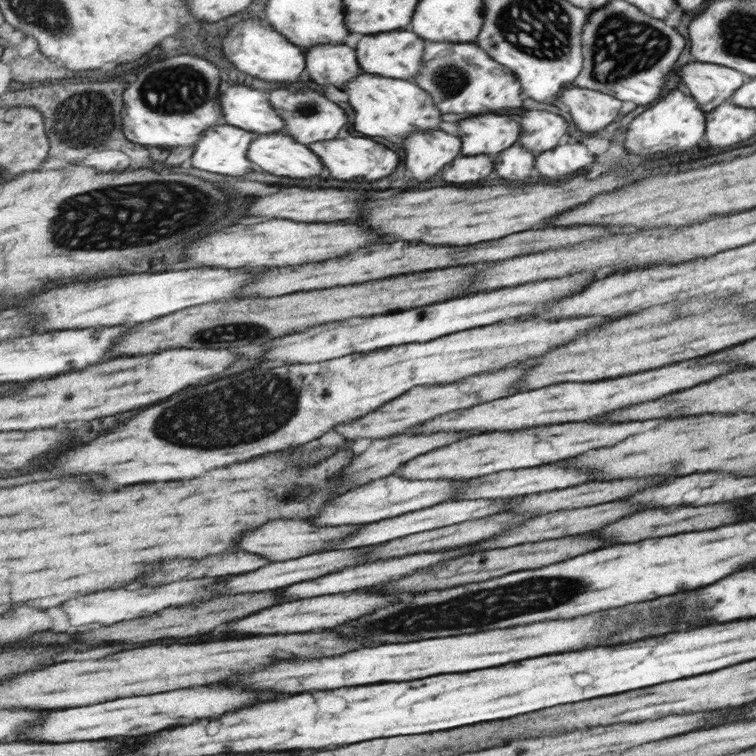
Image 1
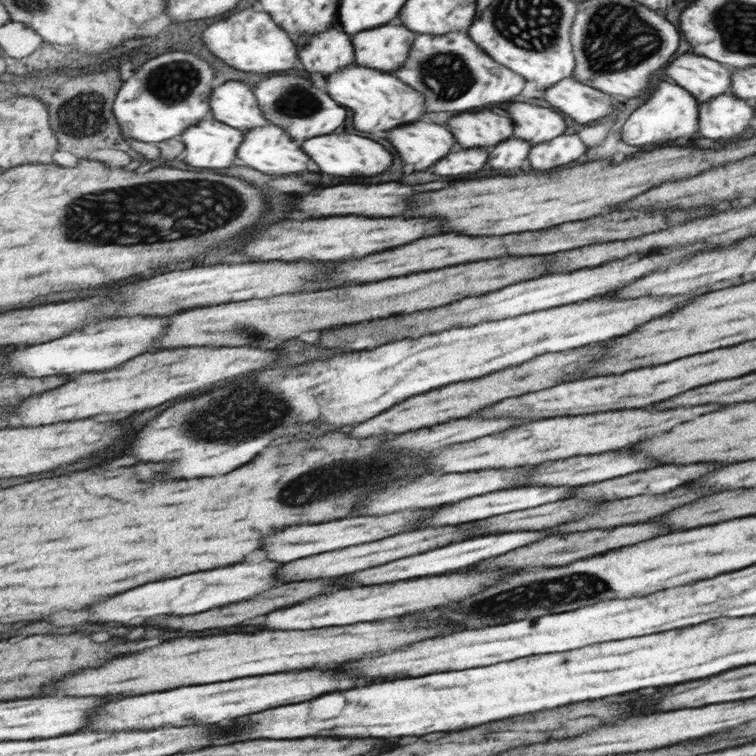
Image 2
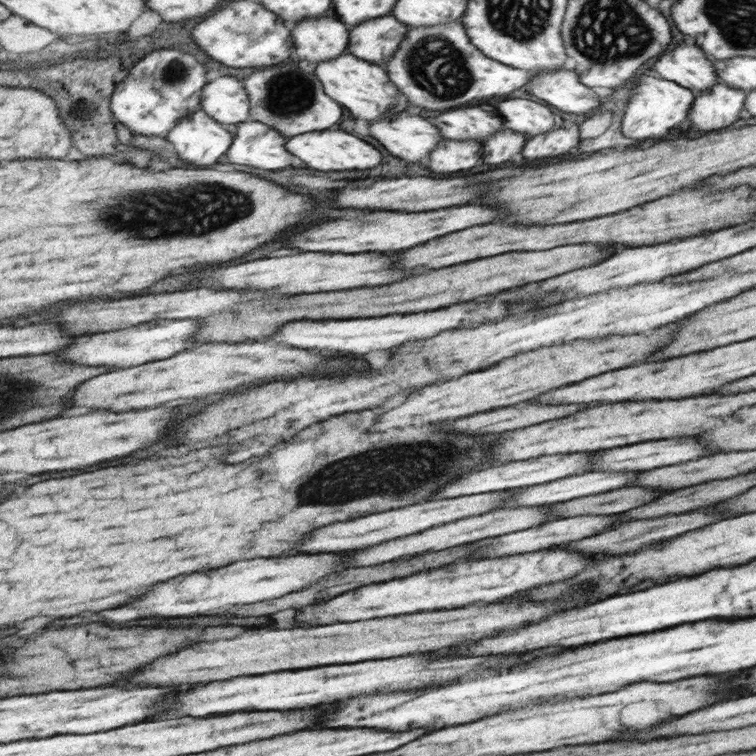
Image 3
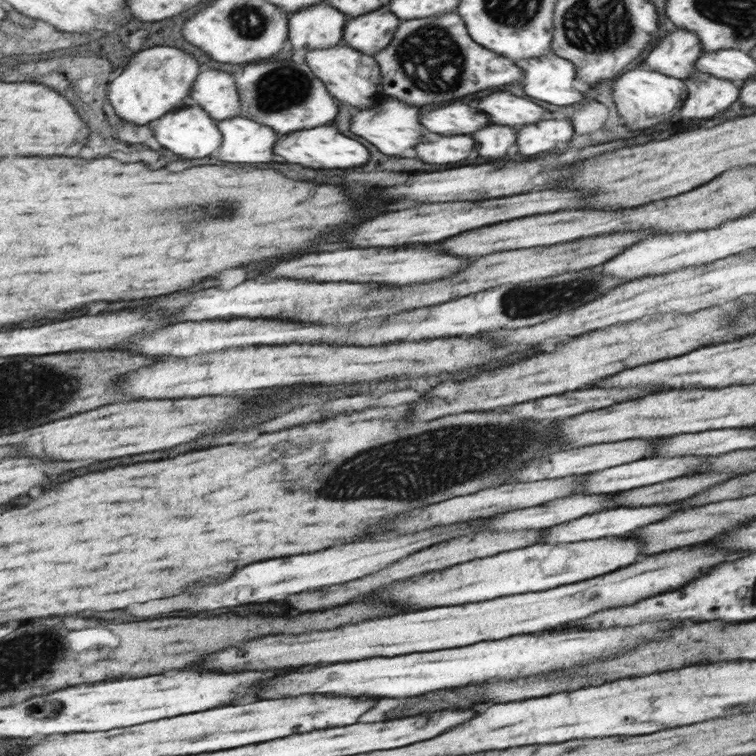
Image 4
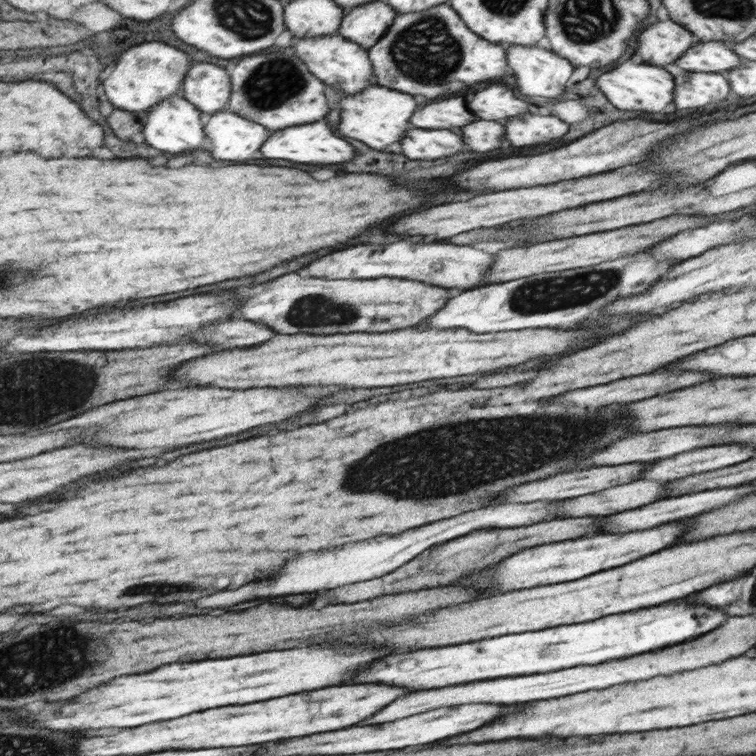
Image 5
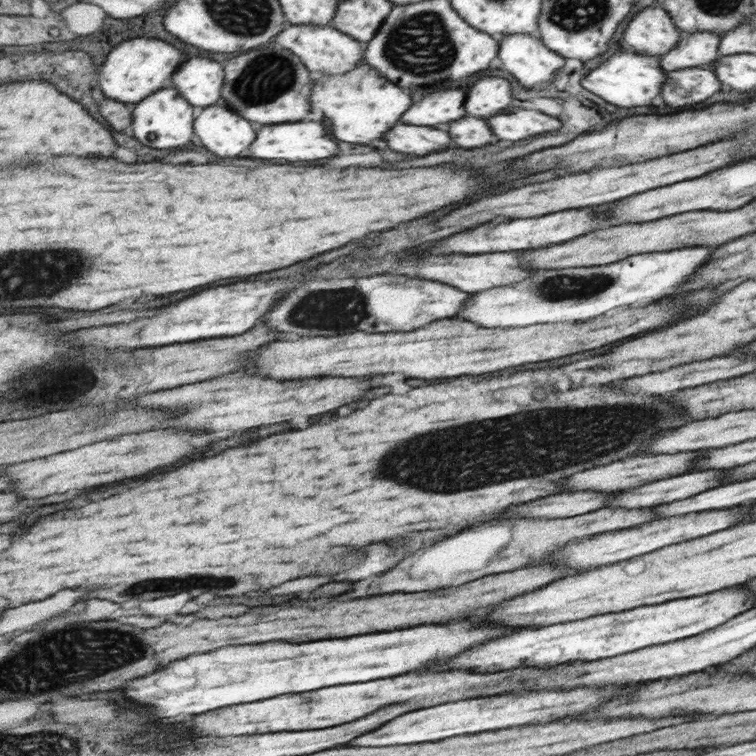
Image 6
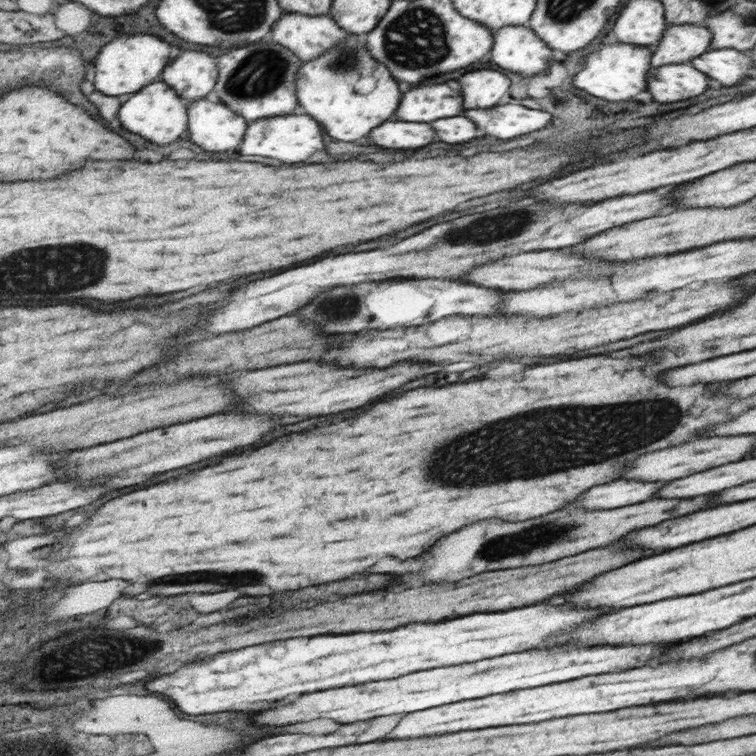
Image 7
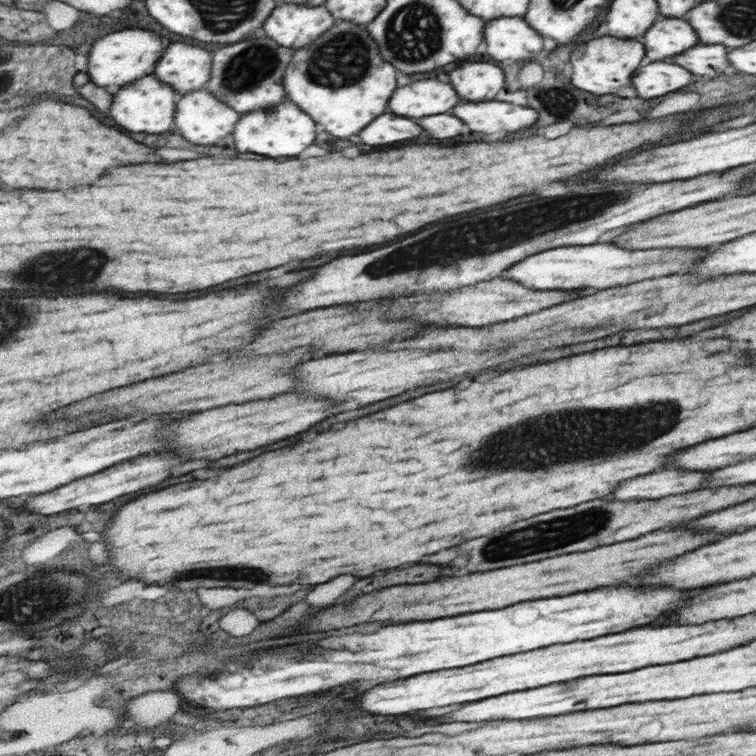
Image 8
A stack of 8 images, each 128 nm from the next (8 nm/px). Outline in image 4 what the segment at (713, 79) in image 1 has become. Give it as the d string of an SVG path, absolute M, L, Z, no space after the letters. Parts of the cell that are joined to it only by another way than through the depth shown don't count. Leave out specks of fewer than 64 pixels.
M670 29L668 36L659 38L658 44L640 66L654 68L654 72L684 81L697 70L697 61L703 51L697 33L686 29Z

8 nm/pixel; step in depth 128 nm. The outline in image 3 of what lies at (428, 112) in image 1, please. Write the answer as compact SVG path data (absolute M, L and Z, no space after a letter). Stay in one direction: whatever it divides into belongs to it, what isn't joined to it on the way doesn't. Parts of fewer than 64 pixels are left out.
M345 52L338 58L325 60L316 63L317 75L321 77L322 84L325 84L325 91L330 97L342 104L344 108L350 110L354 118L360 120L386 120L392 116L392 100L394 100L394 114L402 112L408 108L408 97L388 80L384 66L362 60L361 57L354 56L353 53Z

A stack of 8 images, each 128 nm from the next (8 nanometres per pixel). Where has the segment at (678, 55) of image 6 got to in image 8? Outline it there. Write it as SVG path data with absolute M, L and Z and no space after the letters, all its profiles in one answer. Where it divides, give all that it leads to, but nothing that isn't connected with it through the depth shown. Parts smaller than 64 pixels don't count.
M661 15L641 39L648 50L646 61L676 58L699 43L696 29L684 18Z

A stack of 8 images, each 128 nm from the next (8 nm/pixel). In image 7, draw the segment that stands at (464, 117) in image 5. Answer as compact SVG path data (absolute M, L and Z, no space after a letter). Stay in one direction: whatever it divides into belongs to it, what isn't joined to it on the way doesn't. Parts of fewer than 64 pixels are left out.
M448 84L418 86L402 96L402 108L398 108L398 120L406 122L434 122L438 118L450 118L462 114L462 94Z

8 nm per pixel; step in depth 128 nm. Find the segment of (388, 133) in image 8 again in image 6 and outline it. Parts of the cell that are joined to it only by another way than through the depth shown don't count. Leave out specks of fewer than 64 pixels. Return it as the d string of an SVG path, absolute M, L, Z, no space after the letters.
M398 124L390 136L386 136L386 142L392 150L404 152L404 154L416 154L426 156L430 152L438 152L448 148L450 136L444 130L428 128L428 126L410 126L410 124Z

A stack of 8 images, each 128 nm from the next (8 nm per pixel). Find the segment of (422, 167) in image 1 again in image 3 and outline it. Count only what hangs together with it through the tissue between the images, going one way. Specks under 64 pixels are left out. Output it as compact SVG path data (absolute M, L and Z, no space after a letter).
M400 112L390 120L372 122L370 134L384 144L390 154L404 158L408 162L418 162L426 158L442 140L440 130L420 116L410 116L408 112Z

